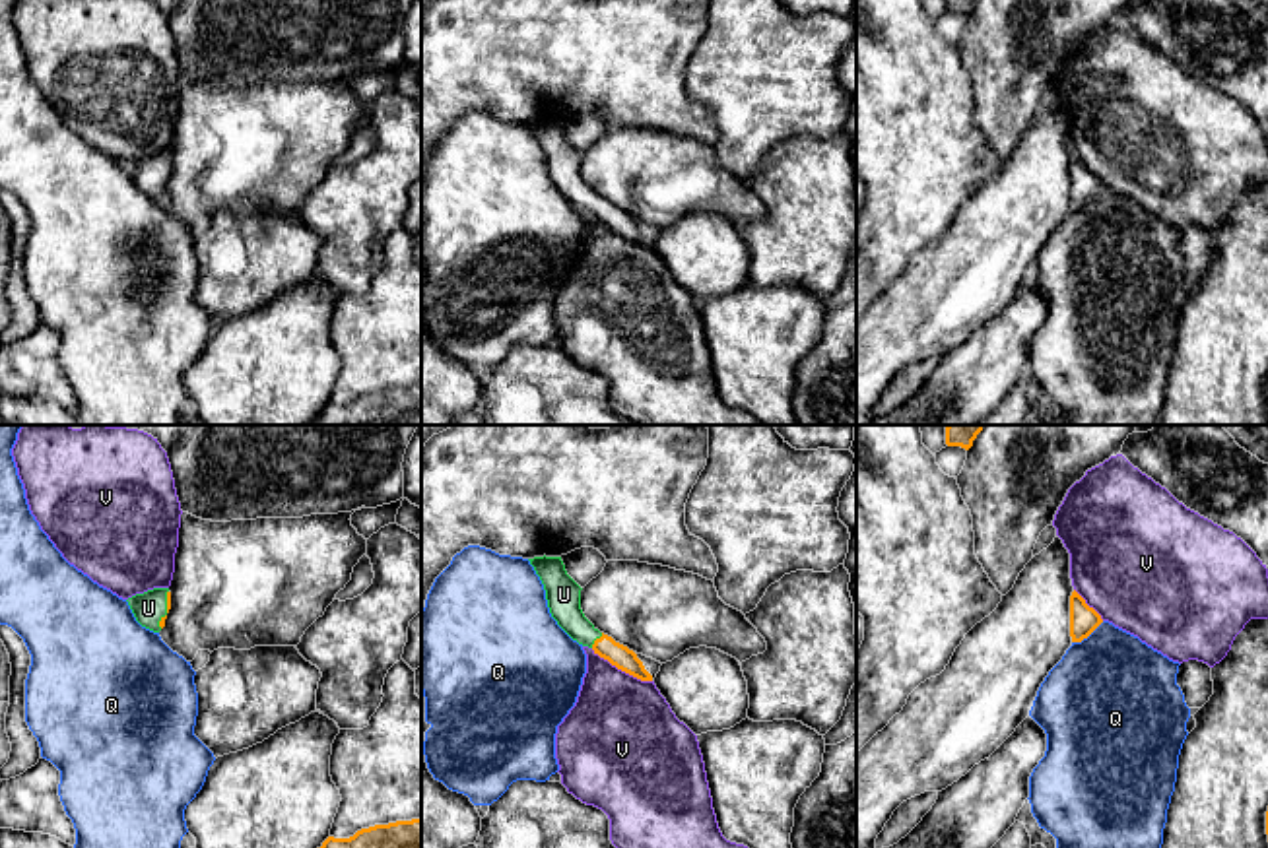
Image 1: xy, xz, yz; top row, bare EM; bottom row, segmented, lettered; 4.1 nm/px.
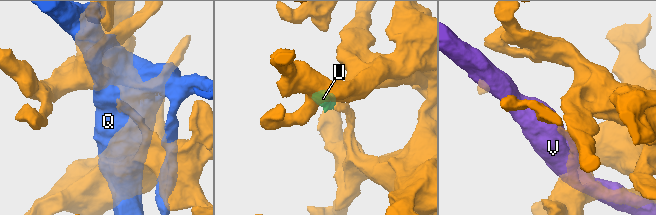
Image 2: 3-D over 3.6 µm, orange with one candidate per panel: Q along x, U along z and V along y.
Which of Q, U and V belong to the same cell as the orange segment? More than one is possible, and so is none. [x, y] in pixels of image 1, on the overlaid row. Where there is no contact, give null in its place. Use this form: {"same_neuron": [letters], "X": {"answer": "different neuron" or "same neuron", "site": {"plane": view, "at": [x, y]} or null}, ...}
{"same_neuron": ["U"], "Q": {"answer": "different neuron", "site": {"plane": "yz", "at": [1088, 635]}}, "U": {"answer": "same neuron", "site": {"plane": "xz", "at": [595, 641]}}, "V": {"answer": "different neuron", "site": {"plane": "xz", "at": [622, 670]}}}

